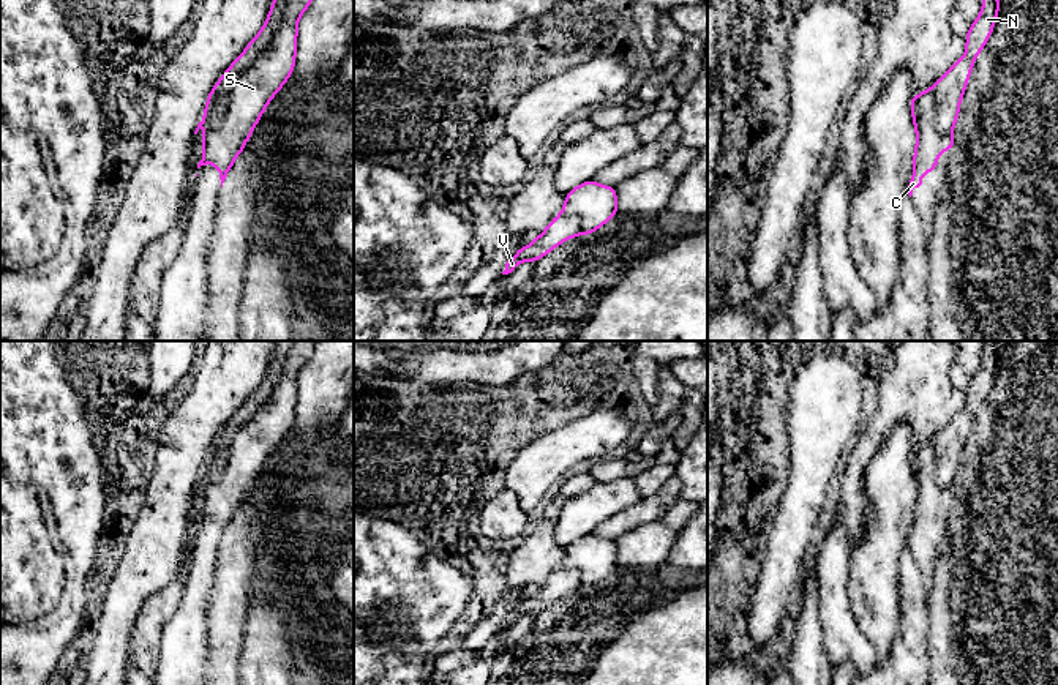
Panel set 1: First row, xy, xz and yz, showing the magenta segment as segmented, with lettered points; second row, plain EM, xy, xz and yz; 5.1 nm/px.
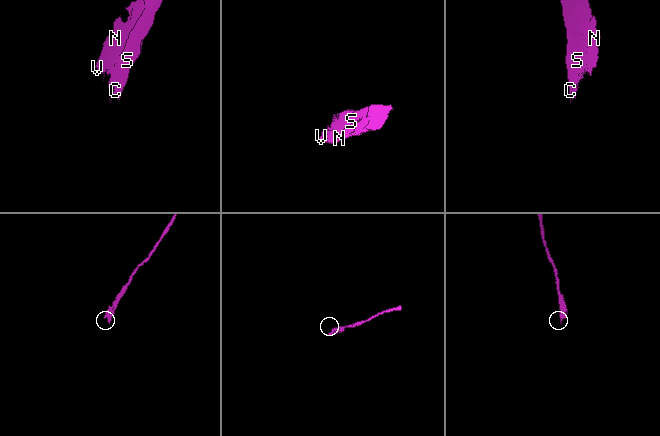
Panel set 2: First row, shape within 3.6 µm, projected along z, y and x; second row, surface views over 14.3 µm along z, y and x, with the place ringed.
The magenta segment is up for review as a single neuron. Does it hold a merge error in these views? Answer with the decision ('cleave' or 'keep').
cleave

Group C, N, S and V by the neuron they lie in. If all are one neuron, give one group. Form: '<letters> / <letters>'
C S / N V

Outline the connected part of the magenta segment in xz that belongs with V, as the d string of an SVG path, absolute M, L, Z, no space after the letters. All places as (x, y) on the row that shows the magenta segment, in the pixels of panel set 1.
M559 213L538 237L534 237L529 246L516 249L515 256L507 260L502 275L512 273L524 260L535 264L540 257L559 248L565 240L576 238L581 234L580 216Z

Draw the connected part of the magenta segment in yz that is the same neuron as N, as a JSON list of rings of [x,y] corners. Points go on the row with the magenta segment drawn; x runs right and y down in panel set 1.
[[[982,0],[982,9],[970,25],[965,36],[966,51],[935,84],[935,128],[940,133],[952,134],[959,120],[959,109],[963,93],[971,77],[971,68],[992,36],[996,16],[1000,13],[998,0]]]

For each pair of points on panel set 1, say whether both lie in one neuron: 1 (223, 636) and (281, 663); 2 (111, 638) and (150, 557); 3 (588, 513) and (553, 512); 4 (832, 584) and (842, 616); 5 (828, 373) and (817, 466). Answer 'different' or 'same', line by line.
1: different
2: same
3: different
4: same
5: same

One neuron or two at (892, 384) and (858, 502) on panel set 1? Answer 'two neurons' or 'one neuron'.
one neuron

